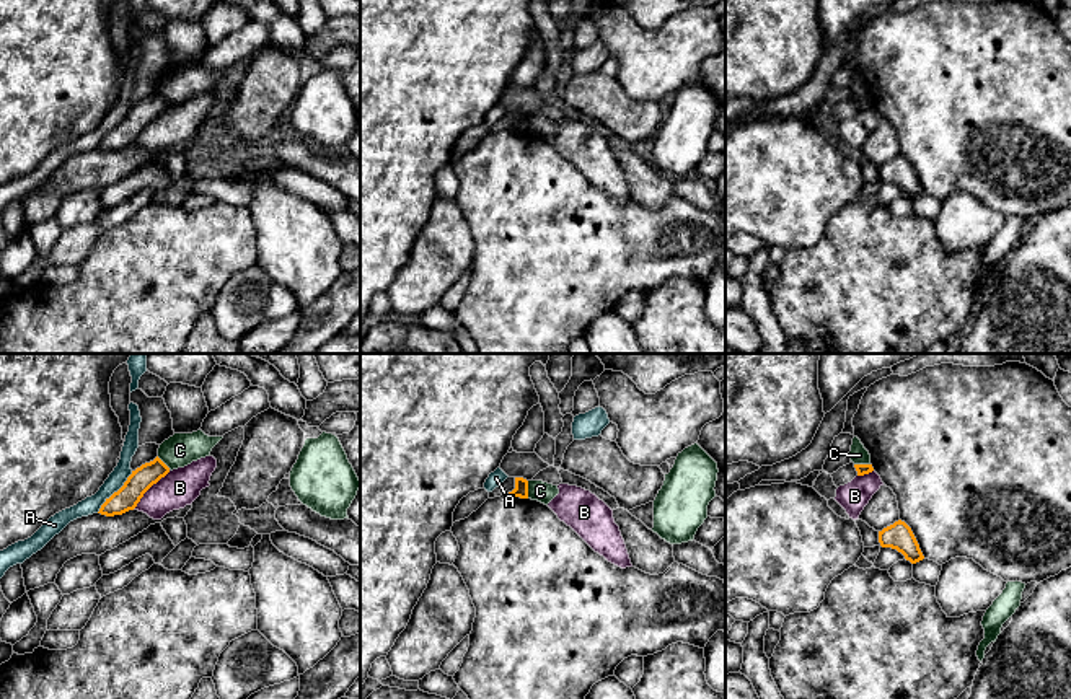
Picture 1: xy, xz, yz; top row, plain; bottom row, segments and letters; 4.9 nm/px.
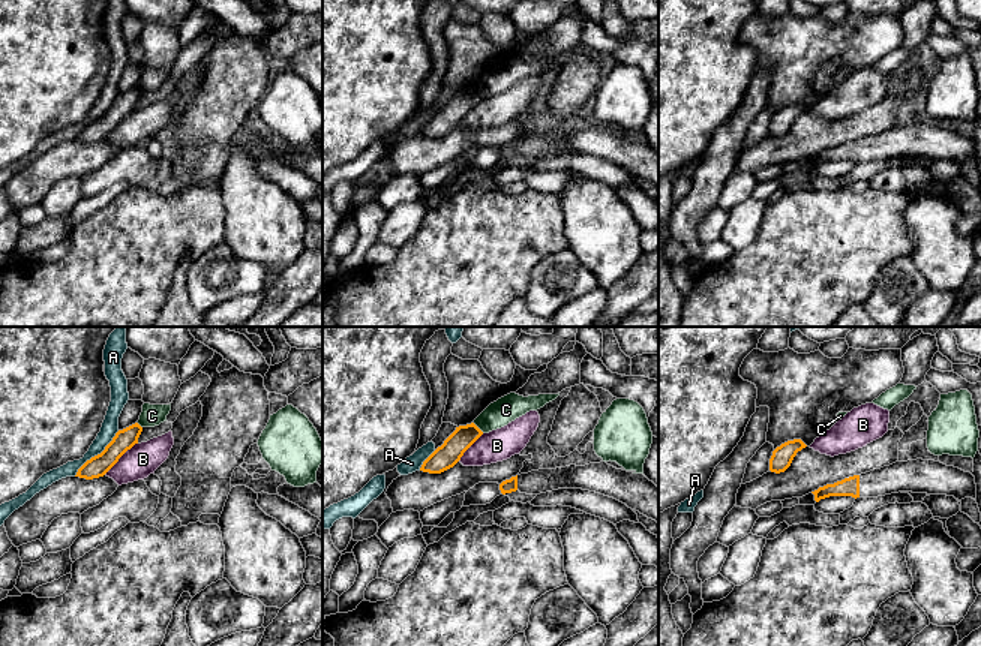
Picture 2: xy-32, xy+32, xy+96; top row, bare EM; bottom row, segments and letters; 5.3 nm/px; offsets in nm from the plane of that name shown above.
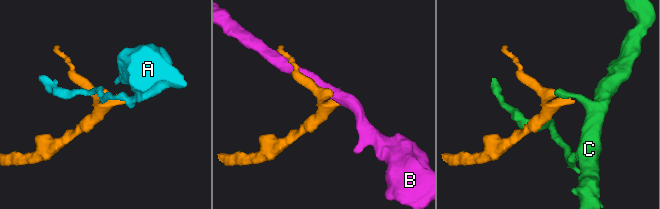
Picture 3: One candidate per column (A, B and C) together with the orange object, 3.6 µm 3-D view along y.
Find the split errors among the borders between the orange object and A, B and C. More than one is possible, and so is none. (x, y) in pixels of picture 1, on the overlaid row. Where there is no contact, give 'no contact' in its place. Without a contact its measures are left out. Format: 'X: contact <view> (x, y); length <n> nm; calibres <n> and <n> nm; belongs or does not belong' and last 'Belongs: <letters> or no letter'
A: contact xy (114, 492); length 280 nm; calibres 120 and 90 nm; does not belong
B: contact xy (149, 487); length 260 nm; calibres 120 and 190 nm; does not belong
C: contact xz (527, 489); length 90 nm; calibres 70 and 100 nm; does not belong
Belongs: no letter

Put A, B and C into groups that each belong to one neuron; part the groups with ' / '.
A / B / C

